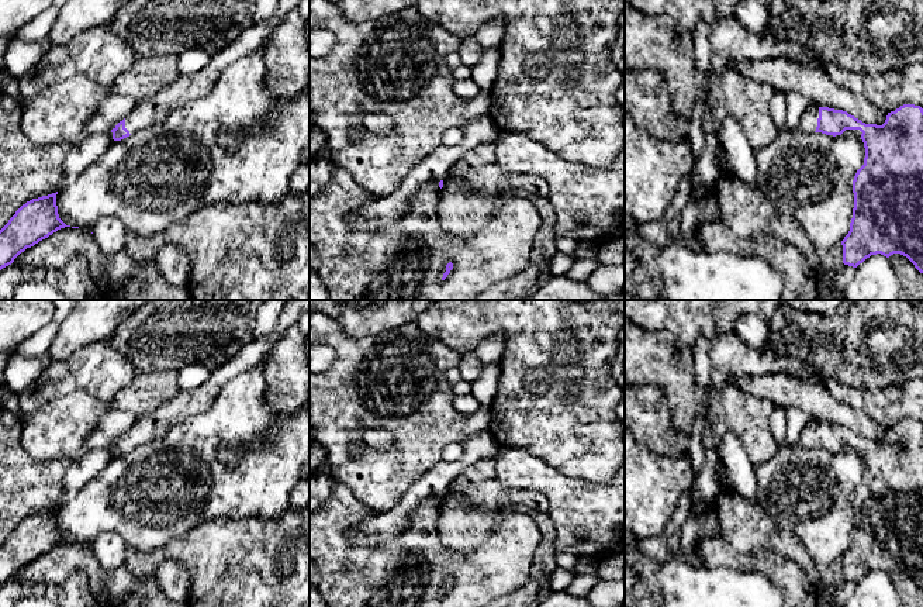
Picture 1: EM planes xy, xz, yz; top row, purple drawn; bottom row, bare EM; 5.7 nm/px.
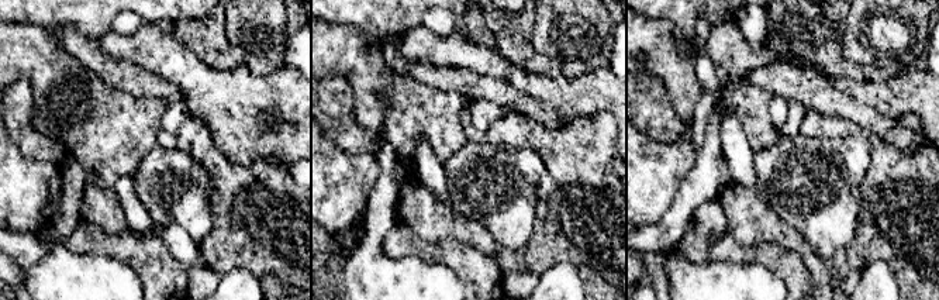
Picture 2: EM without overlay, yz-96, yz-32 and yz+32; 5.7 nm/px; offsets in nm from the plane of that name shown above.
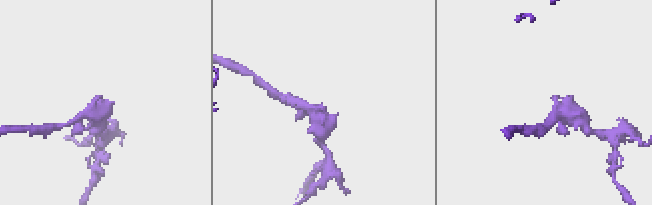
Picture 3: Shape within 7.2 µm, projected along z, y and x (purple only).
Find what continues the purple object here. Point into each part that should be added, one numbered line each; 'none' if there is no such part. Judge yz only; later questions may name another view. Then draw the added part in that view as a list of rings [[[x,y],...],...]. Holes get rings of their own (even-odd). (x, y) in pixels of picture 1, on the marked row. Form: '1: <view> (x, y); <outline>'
1: yz (808, 123); [[[812,106],[806,110],[805,115],[801,118],[798,128],[803,132],[815,132],[819,118],[819,106]]]

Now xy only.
1: xy (186, 88); [[[279,0],[272,20],[252,24],[235,41],[211,56],[205,68],[193,75],[180,75],[173,83],[160,89],[151,99],[139,101],[125,118],[125,128],[129,134],[156,124],[191,100],[205,97],[228,65],[263,48],[279,20],[295,8],[298,1]]]

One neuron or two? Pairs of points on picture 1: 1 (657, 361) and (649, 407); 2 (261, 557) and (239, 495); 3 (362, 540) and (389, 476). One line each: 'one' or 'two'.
1: two
2: two
3: two

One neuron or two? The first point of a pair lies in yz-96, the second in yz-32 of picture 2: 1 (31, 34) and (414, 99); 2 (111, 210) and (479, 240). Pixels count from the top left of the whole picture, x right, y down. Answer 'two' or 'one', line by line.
1: one
2: one

